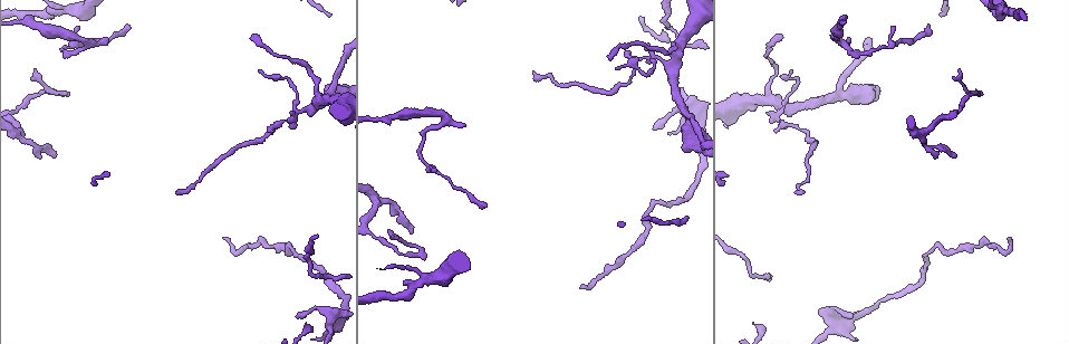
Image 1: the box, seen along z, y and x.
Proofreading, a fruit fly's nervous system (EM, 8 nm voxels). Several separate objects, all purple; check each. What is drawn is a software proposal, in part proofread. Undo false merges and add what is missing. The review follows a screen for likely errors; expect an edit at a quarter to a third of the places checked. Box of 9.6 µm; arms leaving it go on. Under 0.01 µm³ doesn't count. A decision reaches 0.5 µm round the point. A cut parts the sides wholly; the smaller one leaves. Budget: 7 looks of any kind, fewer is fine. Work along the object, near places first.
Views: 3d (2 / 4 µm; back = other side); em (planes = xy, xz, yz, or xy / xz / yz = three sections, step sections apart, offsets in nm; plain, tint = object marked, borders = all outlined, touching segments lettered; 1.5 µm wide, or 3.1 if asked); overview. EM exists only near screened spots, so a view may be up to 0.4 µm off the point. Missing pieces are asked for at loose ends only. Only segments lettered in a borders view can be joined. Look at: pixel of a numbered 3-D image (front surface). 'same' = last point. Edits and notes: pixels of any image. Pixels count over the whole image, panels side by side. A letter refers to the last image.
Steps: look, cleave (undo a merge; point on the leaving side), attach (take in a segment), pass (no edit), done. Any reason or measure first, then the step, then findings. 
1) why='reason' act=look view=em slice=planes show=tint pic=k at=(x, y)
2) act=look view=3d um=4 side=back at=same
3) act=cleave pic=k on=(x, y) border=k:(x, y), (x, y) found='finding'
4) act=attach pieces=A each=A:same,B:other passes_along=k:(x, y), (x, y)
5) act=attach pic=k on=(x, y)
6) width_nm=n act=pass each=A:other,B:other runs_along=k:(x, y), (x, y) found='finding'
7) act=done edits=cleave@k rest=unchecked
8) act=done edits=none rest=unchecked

why='branch stops here' act=look view=em slice=yz step=4 show=tint pic=1 at=(1011, 237)

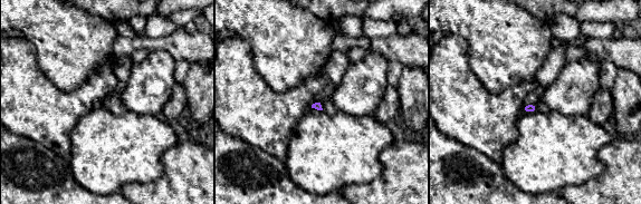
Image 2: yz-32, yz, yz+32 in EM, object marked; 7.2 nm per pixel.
act=look view=em slice=planes show=borders at=same

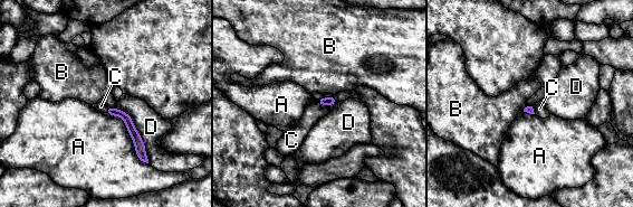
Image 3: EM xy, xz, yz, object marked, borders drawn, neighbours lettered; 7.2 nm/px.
act=attach pieces=C each=A:other,B:other,C:same,D:other passes_along=3:(331, 101), (323, 105), (313, 113) found='the neuron continues'

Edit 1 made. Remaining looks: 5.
why='redraw' act=look view=overview

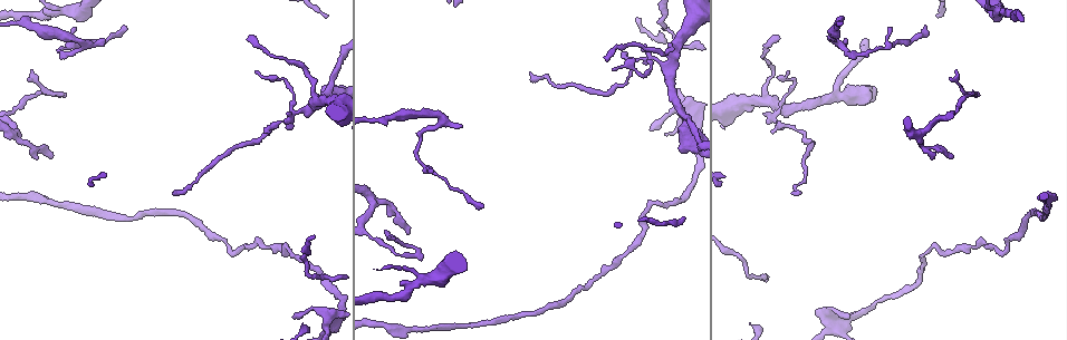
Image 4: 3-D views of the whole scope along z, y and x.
why='tapers out' act=look view=3d um=4 pic=4 at=(926, 29)

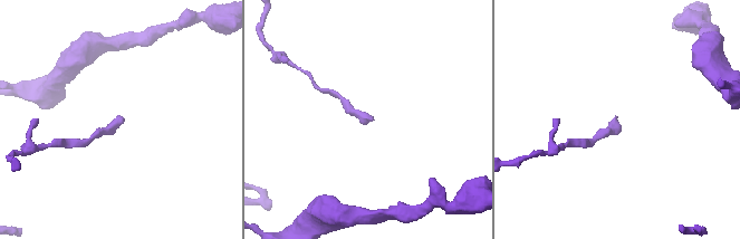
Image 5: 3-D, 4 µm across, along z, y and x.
act=look view=em slice=planes show=borders pic=5 at=(371, 120)

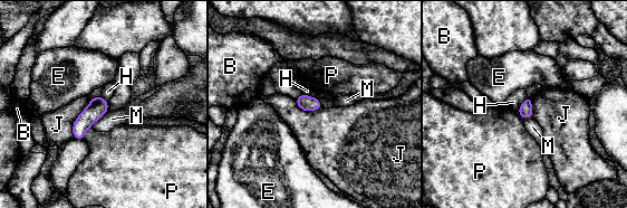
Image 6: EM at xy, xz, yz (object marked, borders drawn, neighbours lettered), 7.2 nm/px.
longest_contact=J:300nm act=pass each=B:other,E:other,H:other,J:other,M:other,P:other found='no lettered segment goes on from it'

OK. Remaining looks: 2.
why='an open end' act=look view=em slice=xy step=4 show=borders pic=4 at=(459, 125)

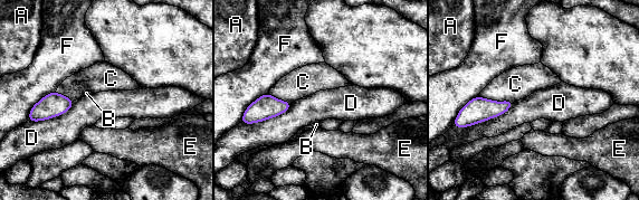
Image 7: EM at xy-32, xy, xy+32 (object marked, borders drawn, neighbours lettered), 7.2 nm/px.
act=pass each=A:other,B:other,C:other,D:other,E:other,F:other border=7:(514, 102), (504, 113), (463, 127) found='no lettered segment goes on from it'

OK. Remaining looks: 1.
act=done edits=attach@3 rest=unchecked

